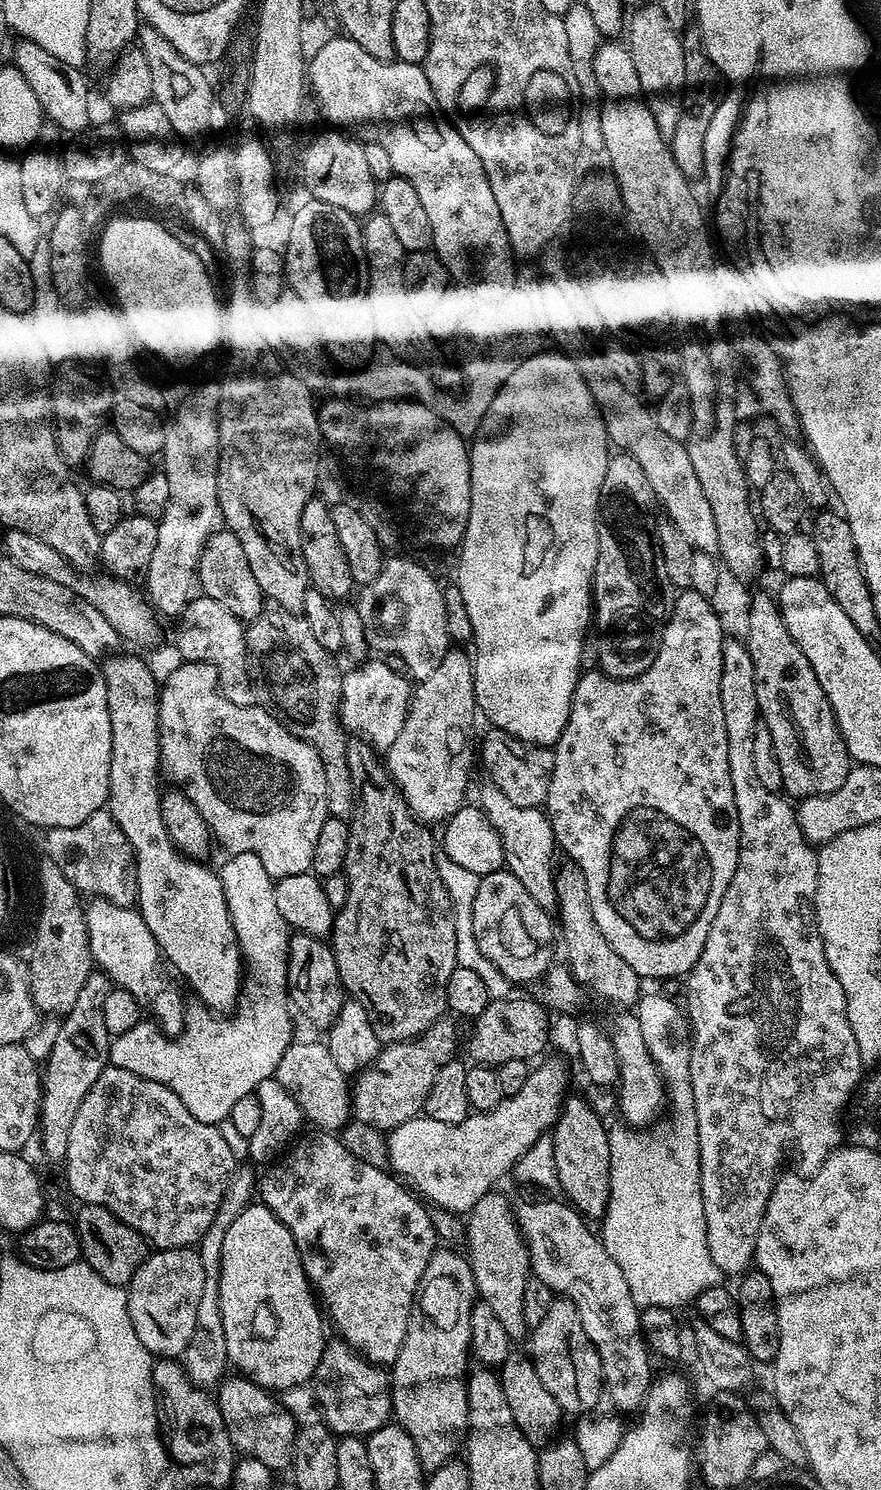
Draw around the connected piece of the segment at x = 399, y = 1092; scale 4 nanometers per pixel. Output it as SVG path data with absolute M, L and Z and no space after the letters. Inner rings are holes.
M441 1018L421 1036L385 1045L378 1059L357 1073L352 1084L353 1117L380 1131L389 1132L421 1115L438 1070L456 1055L458 1032L451 1019Z

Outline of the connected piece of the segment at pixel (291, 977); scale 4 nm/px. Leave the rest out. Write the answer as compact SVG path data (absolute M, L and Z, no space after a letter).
M296 934L288 942L288 994L290 1003L316 1028L327 1030L338 1018L346 999L344 983L338 974L338 962L331 947L319 936Z

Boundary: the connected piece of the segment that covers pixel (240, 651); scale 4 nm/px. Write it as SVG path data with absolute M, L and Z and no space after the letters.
M200 594L188 601L187 606L180 611L176 624L176 648L180 651L179 659L187 662L206 662L210 666L214 666L214 670L218 670L218 678L220 679L220 692L228 698L230 702L234 702L234 706L253 707L257 703L256 692L252 689L252 680L248 677L248 664L250 668L250 657L248 654L248 643L244 637L246 628L238 618L234 618L234 614L230 614L230 610L226 610L226 606L214 602L214 598Z

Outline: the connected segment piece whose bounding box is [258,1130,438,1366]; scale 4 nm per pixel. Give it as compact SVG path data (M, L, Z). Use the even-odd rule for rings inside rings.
M323 1130L317 1131L315 1134L317 1136L308 1136L306 1138L304 1136L297 1139L267 1169L269 1172L264 1177L262 1175L259 1177L258 1200L259 1203L265 1204L290 1230L290 1234L296 1243L296 1249L300 1255L304 1272L308 1275L308 1283L318 1293L319 1299L322 1301L323 1311L330 1317L331 1327L333 1324L340 1331L339 1339L347 1344L349 1348L363 1356L368 1363L377 1366L391 1366L396 1363L398 1350L408 1333L408 1320L412 1316L412 1306L420 1287L420 1279L424 1277L426 1266L430 1262L433 1252L438 1247L438 1237L434 1226L431 1224L431 1211L395 1175L389 1174L383 1168L367 1165L362 1159L356 1158L340 1140L339 1135Z

